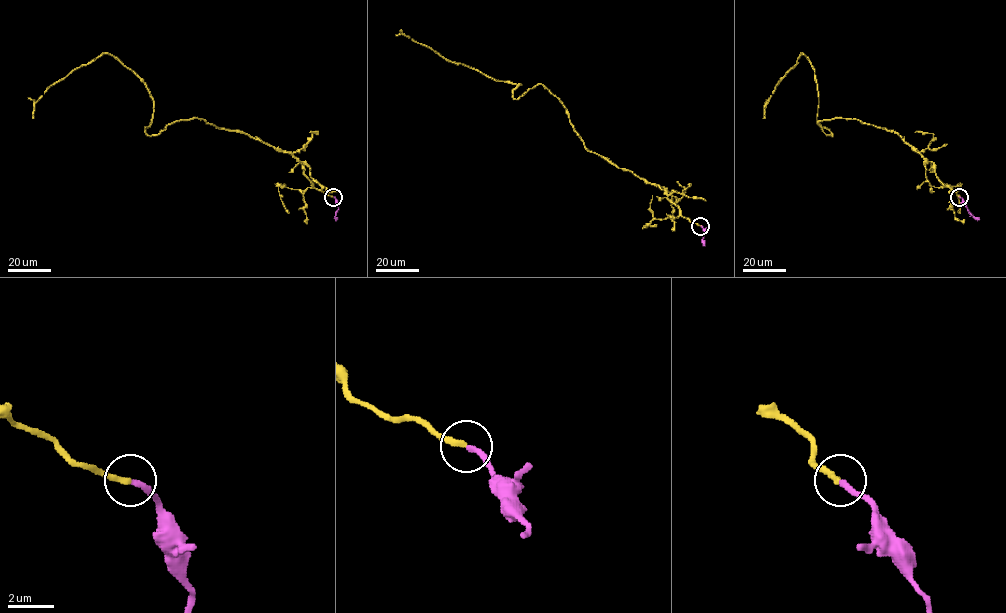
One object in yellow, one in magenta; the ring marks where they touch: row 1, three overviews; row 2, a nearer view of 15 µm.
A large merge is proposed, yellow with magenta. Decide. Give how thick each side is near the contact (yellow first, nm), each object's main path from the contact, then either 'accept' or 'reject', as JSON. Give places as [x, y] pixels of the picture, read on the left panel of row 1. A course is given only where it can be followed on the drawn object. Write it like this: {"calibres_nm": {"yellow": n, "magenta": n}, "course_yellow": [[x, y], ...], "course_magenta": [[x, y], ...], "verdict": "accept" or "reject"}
{"calibres_nm": {"yellow": 240, "magenta": 240}, "course_yellow": [[333, 196], [291, 153], [243, 132], [195, 117], [148, 135], [146, 85], [106, 53], [52, 84], [32, 118]], "course_magenta": [[333, 196], [338, 207], [337, 220]], "verdict": "accept"}

